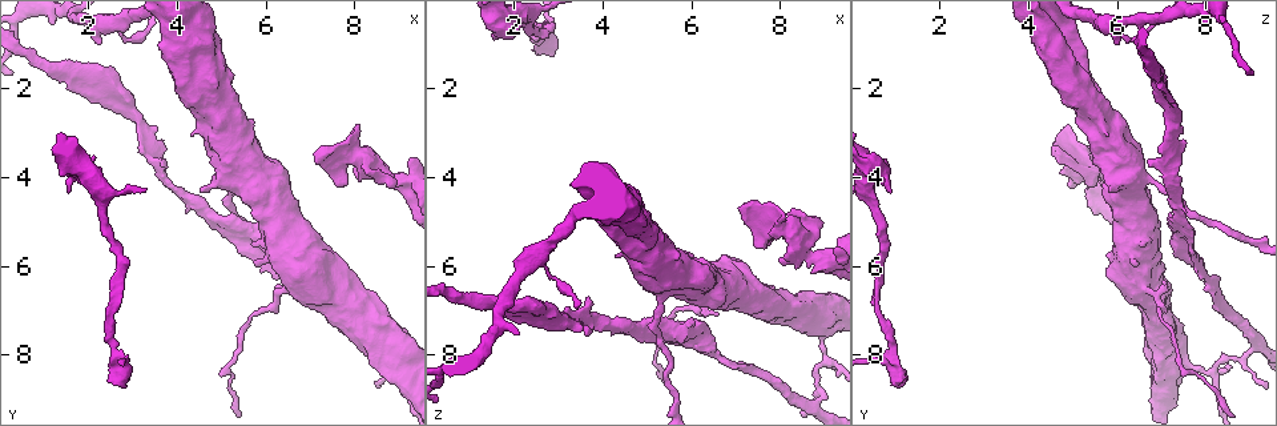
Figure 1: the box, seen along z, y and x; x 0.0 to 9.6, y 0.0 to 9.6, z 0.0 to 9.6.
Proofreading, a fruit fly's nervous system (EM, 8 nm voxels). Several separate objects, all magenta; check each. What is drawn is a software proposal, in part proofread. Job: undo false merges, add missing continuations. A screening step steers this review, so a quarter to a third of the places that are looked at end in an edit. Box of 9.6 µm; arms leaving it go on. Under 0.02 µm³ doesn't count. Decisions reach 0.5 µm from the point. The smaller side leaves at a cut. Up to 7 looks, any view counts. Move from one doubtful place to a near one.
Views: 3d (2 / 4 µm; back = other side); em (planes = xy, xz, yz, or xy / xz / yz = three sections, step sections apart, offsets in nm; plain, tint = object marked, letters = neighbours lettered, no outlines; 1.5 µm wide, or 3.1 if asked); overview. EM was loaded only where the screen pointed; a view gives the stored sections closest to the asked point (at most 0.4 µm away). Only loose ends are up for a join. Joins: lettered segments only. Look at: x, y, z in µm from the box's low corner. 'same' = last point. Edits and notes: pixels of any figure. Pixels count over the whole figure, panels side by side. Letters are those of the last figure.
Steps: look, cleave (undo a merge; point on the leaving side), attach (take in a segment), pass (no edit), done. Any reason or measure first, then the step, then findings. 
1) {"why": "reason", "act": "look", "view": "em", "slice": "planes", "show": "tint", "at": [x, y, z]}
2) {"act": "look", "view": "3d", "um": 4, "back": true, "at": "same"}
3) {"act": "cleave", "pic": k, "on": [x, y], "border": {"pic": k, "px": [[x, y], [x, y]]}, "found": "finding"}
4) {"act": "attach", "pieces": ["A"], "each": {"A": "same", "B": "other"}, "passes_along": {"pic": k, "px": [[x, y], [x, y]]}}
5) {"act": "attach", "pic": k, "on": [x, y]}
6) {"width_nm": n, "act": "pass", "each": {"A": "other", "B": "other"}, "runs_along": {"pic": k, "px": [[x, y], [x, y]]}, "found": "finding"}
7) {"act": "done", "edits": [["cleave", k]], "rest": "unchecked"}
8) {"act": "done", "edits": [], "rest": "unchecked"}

{"why": "two arms in line, one across", "act": "look", "view": "3d", "um": 4, "at": [8.75, 7.80, 9.10]}

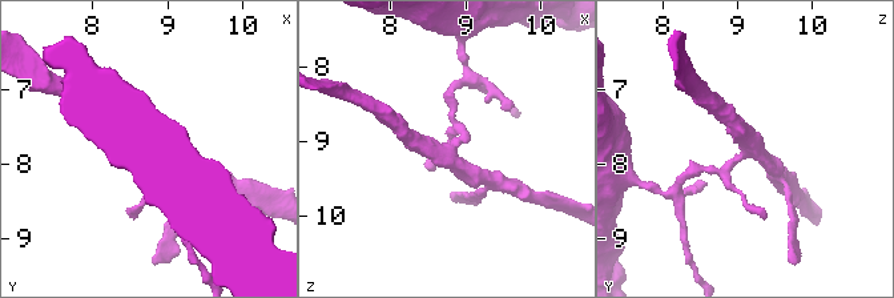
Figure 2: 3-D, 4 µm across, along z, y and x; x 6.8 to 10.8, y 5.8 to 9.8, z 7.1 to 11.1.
{"act": "look", "view": "em", "slice": "yz", "step": 4, "show": "letters", "at": [8.75, 7.80, 9.15]}

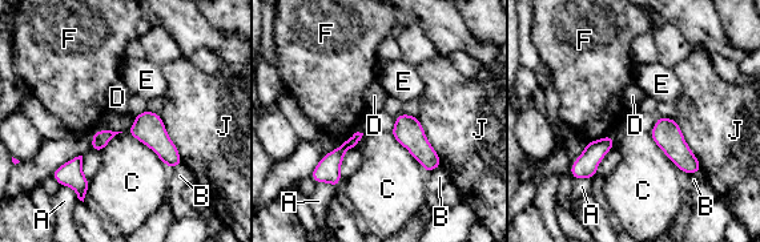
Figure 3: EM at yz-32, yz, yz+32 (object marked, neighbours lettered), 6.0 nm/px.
{"act": "cleave", "pic": 3, "on": [356, 137], "each": {"A": "other", "B": "other", "C": "other", "D": "other", "E": "other", "F": "other", "J": "other"}, "border": {"pic": 3, "px": [[352, 137], [350, 148]]}, "found": "a second neuron is stuck on"}

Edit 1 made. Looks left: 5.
{"act": "look", "view": "overview"}

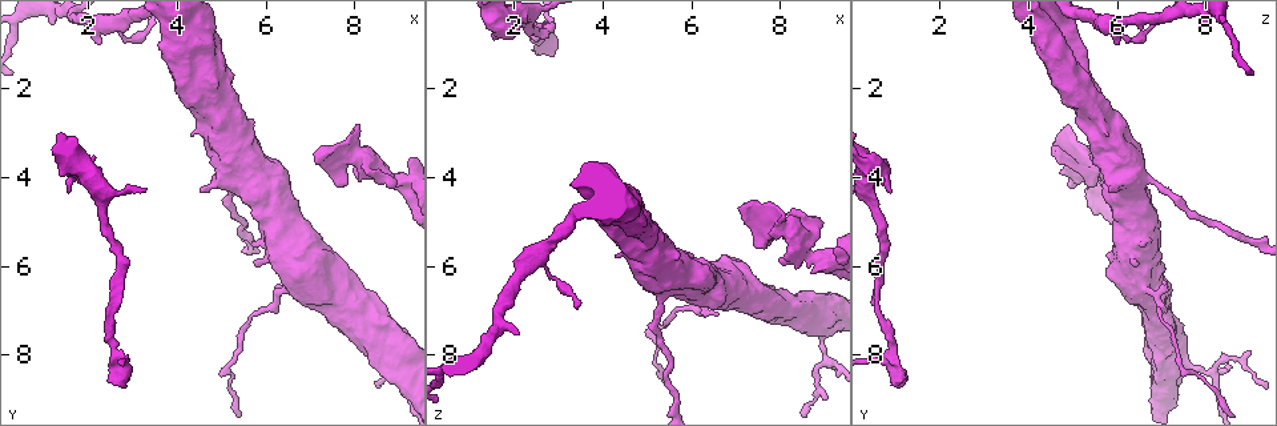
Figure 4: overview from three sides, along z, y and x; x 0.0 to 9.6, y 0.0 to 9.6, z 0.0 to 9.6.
{"why": "an open end", "act": "look", "view": "3d", "um": 4, "at": [8.90, 4.25, 4.90]}

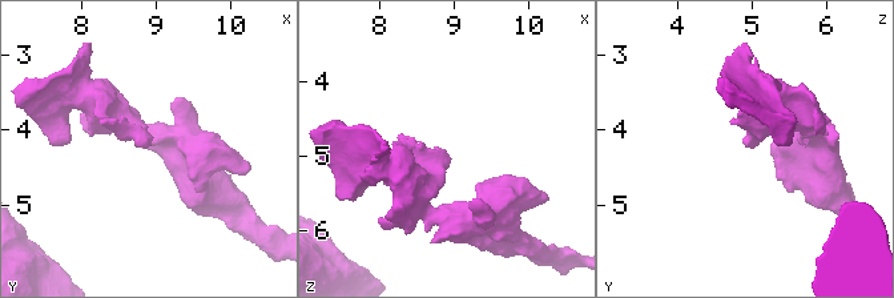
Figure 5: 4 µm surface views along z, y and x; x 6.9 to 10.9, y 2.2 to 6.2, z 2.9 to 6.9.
{"act": "look", "view": "em", "slice": "planes", "show": "letters", "at": [8.85, 4.20, 4.95]}

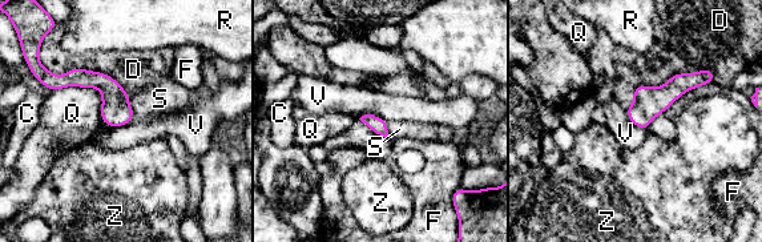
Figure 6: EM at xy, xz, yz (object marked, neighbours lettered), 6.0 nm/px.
{"longest_contact_nm": ["D", 600], "act": "pass", "each": {"C": "other", "D": "other", "F": "other", "Q": "other", "R": "other", "S": "other", "V": "other", "Z": "other"}, "border": {"pic": 6, "px": [[358, 119], [375, 115], [387, 121]]}, "found": "no lettered segment goes on from it"}

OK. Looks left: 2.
{"why": "branch stops here", "act": "look", "view": "3d", "um": 2, "at": [2.45, 8.55, 1.05]}

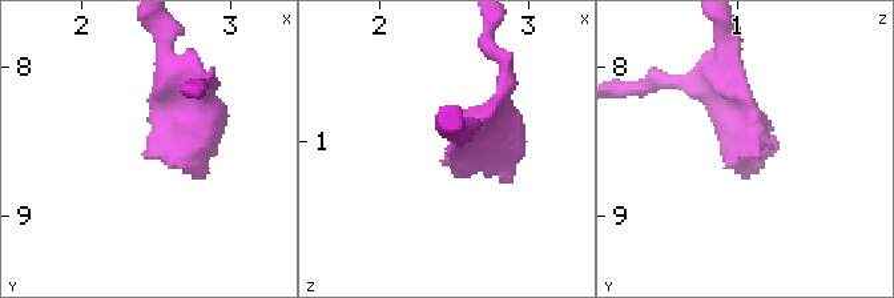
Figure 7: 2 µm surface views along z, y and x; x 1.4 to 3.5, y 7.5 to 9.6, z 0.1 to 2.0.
{"act": "look", "view": "em", "slice": "planes", "show": "letters", "at": [2.48, 8.56, 1.04]}

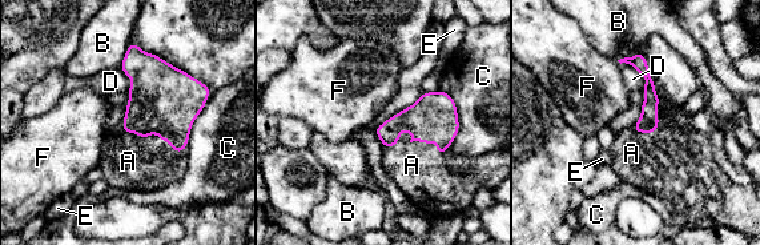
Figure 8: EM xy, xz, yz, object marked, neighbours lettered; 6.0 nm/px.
{"longest_contact_nm": ["A", 440], "act": "attach", "pieces": ["A"], "each": {"A": "same", "B": "other", "C": "other", "D": "other", "E": "other", "F": "other"}, "found": "the neuron continues"}

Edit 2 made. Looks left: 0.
{"act": "done", "edits": [["cleave", 3], ["attach", 8]], "rest": "unchecked"}

